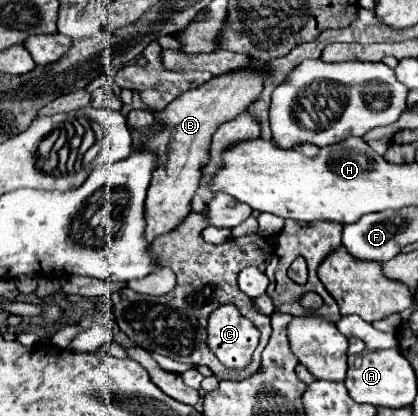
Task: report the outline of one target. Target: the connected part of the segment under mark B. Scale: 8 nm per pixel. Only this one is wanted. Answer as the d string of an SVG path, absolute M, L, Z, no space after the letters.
M241 67L235 71L227 71L223 75L211 77L201 87L187 91L177 101L169 103L161 113L155 113L157 121L163 123L161 131L155 131L151 139L145 141L145 147L159 153L157 171L153 171L153 179L145 199L145 241L155 241L161 235L175 231L183 219L189 215L191 197L197 191L201 167L207 163L209 139L213 131L225 121L235 119L241 111L245 111L263 91L269 71L265 67Z

